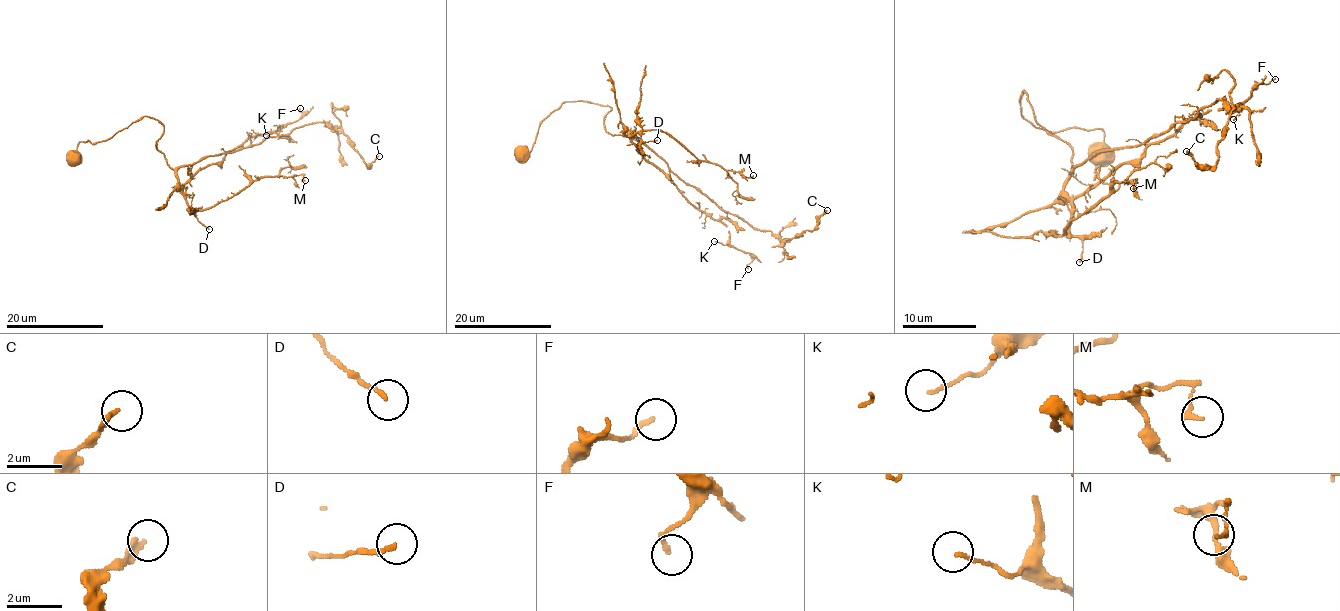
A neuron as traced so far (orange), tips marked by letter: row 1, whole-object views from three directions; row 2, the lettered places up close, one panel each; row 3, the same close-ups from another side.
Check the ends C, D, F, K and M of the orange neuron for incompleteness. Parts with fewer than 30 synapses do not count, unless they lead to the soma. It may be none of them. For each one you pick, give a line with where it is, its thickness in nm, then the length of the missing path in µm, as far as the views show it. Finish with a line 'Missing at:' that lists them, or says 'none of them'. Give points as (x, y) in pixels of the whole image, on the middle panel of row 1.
Missing at: none of them

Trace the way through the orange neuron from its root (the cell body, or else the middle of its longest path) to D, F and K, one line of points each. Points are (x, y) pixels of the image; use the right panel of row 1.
D: (1088, 158), (1068, 175), (1064, 186), (1070, 232), (1083, 243), (1079, 262)
F: (1088, 158), (1068, 175), (1070, 197), (1133, 164), (1186, 119), (1238, 108), (1259, 84), (1275, 79)
K: (1088, 158), (1068, 175), (1070, 197), (1133, 164), (1186, 119), (1229, 108), (1238, 114), (1233, 119)

